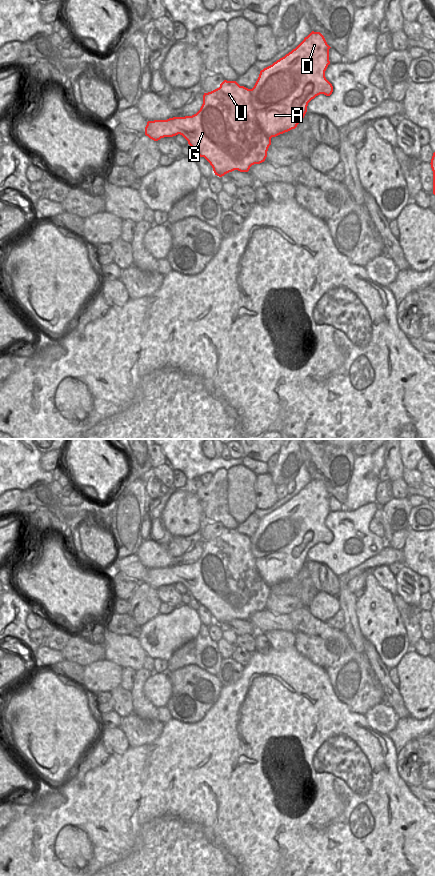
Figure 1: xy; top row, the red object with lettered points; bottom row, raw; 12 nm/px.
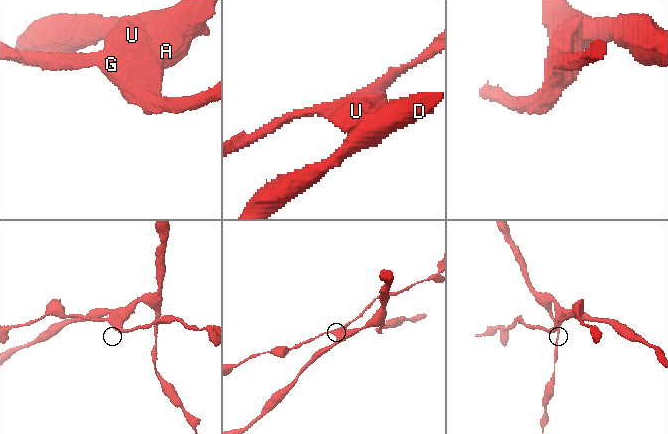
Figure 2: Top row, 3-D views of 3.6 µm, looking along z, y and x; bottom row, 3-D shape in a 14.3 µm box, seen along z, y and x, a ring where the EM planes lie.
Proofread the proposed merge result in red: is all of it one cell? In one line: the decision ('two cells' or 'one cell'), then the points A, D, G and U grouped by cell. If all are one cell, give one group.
two cells; groups A D / G U

